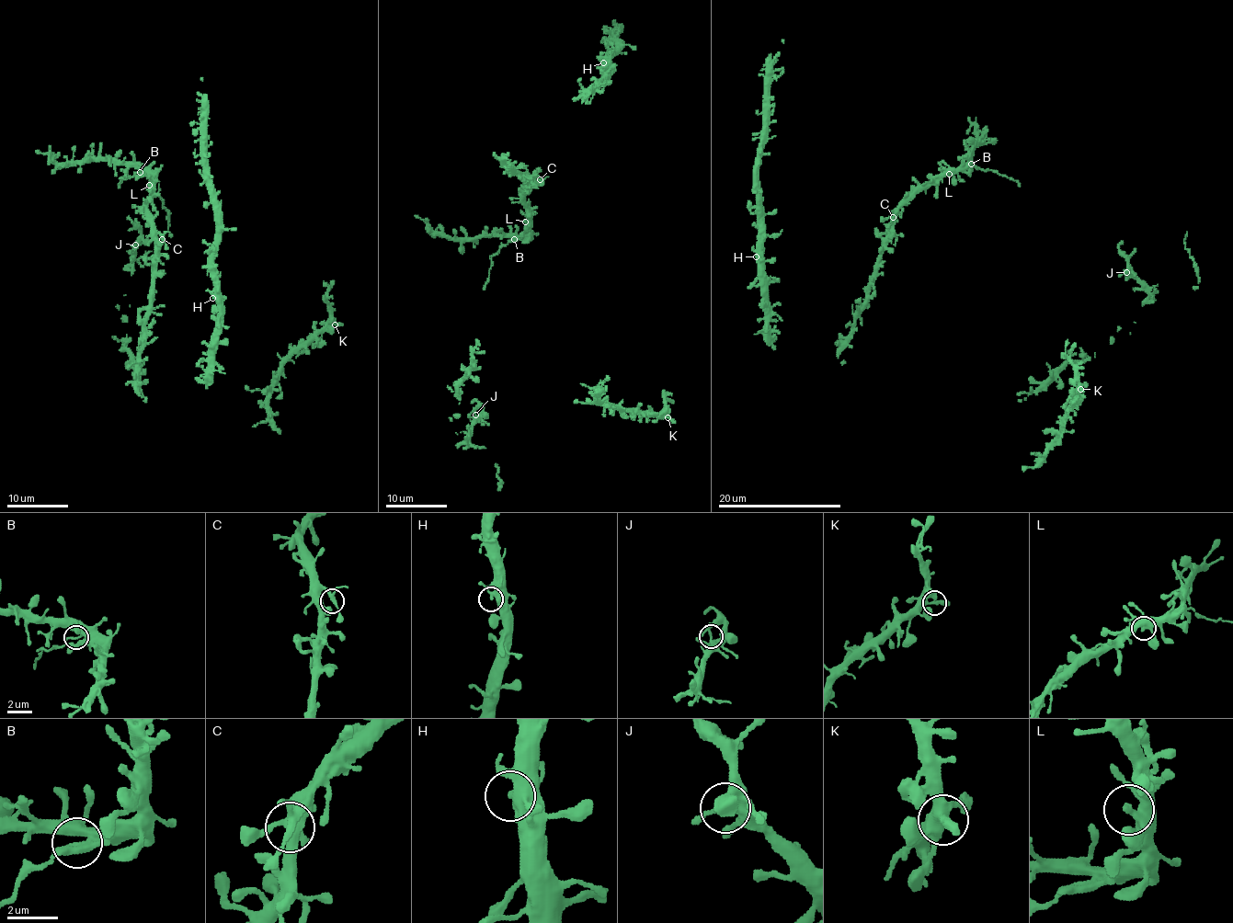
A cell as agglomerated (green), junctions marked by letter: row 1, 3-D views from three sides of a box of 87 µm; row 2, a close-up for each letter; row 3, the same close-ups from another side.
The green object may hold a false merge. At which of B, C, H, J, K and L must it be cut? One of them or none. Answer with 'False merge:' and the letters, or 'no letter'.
False merge: B

